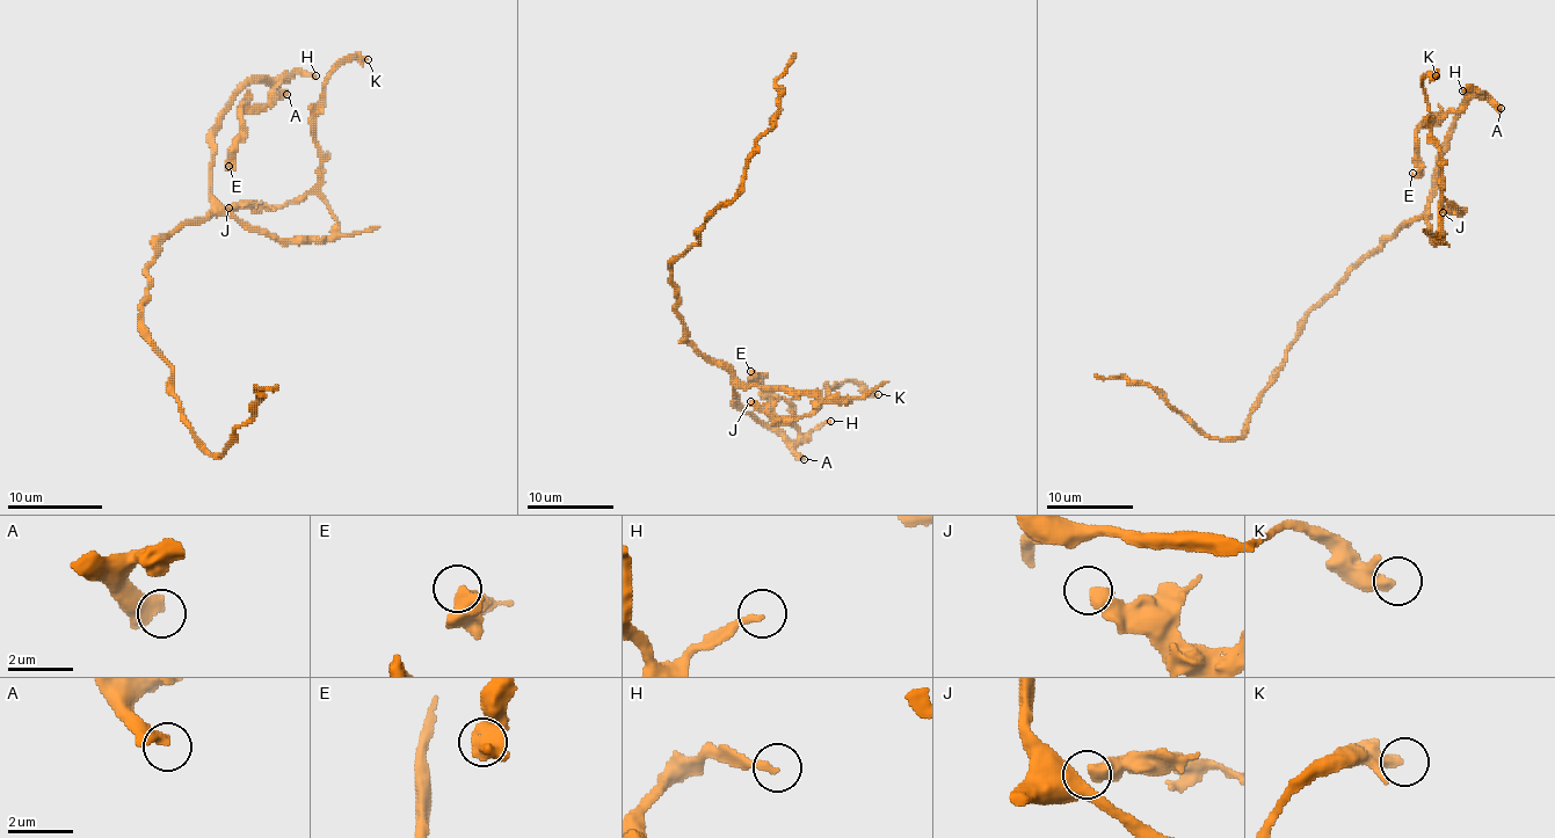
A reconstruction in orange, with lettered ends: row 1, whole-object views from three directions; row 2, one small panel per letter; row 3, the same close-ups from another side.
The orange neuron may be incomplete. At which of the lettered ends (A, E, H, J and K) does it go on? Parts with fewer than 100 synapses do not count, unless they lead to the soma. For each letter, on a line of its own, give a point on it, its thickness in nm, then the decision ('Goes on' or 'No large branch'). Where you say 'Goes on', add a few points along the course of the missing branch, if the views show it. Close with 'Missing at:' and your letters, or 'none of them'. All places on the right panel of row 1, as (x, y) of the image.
A: Place: (1501, 108). Thickness 480 nm. Goes on
E: Place: (1412, 173). Thickness 550 nm. No large branch
H: Place: (1462, 90). Thickness 220 nm. No large branch
J: Place: (1443, 212). Thickness 360 nm. No large branch
K: Place: (1436, 75). Thickness 280 nm. No large branch
Missing at: A

